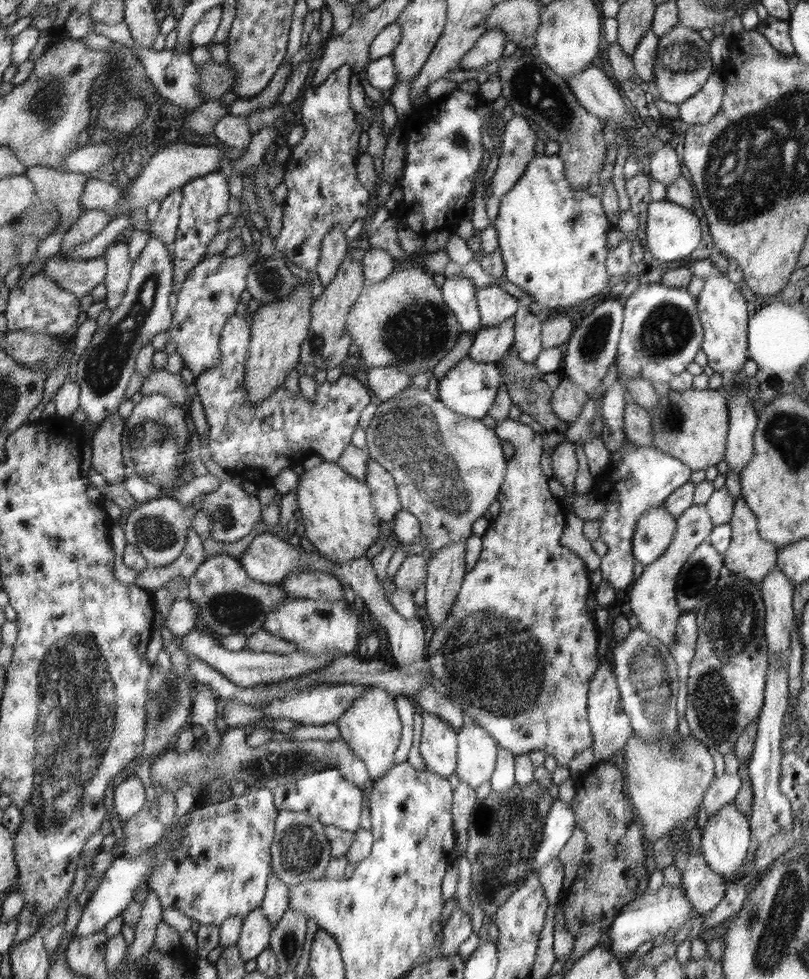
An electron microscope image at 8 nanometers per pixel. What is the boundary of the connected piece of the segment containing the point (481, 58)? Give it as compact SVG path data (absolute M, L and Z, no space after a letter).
M487 30L475 47L464 56L458 70L484 68L501 59L507 40L502 30Z

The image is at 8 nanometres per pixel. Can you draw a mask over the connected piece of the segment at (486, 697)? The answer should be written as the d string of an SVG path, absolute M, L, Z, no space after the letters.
M509 418L498 421L495 429L496 436L507 440L515 448L512 461L508 464L503 488L500 489L500 496L497 500L500 504L500 515L494 523L489 524L488 530L482 536L481 555L474 568L465 575L463 591L460 592L456 604L452 605L449 618L445 620L443 626L436 628L432 635L426 654L428 670L444 693L454 702L460 703L466 715L490 732L490 737L496 741L499 748L505 748L513 755L530 751L544 752L547 756L554 756L557 766L568 766L572 762L572 758L592 746L592 731L587 717L587 694L588 684L598 668L598 652L596 652L598 630L596 630L596 624L594 624L593 616L590 616L590 608L588 608L590 578L588 578L588 572L586 572L586 566L582 559L561 544L564 531L564 512L562 512L560 502L548 490L548 478L540 470L540 456L544 454L540 434L536 434L530 425Z

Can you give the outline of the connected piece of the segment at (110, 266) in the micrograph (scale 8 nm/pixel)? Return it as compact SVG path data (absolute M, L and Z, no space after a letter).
M120 237L110 243L103 255L107 266L107 275L103 282L107 288L104 301L112 311L123 301L131 277L133 261L128 255L128 244Z

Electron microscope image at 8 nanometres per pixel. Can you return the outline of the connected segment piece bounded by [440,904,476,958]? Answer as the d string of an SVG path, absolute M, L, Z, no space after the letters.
M459 904L453 908L447 926L444 927L444 940L442 940L442 957L459 955L458 950L472 934L476 934L471 923L471 917L464 914Z

